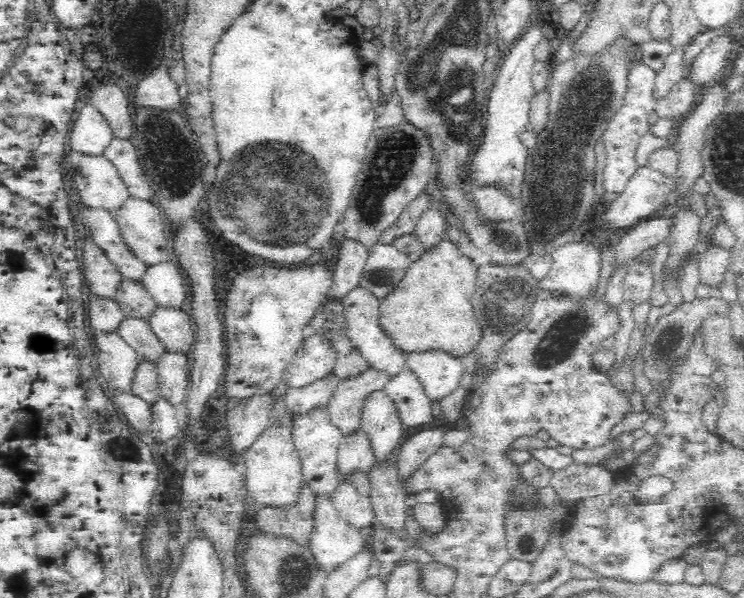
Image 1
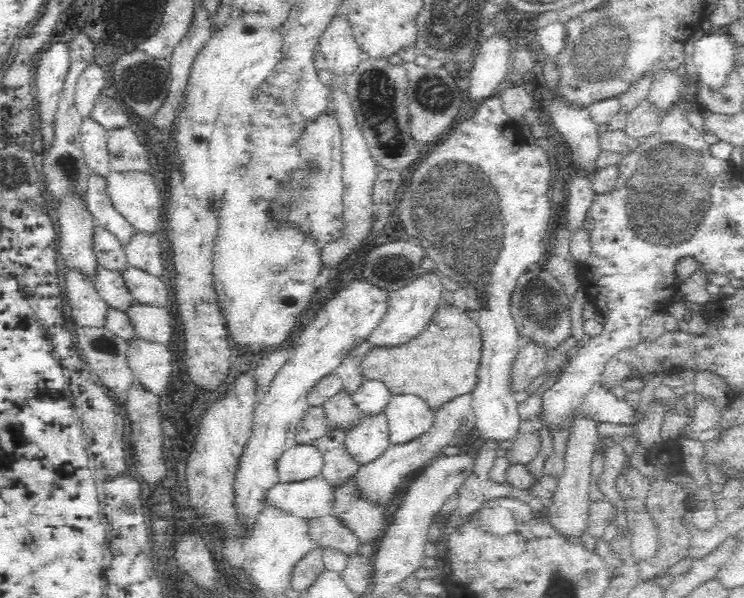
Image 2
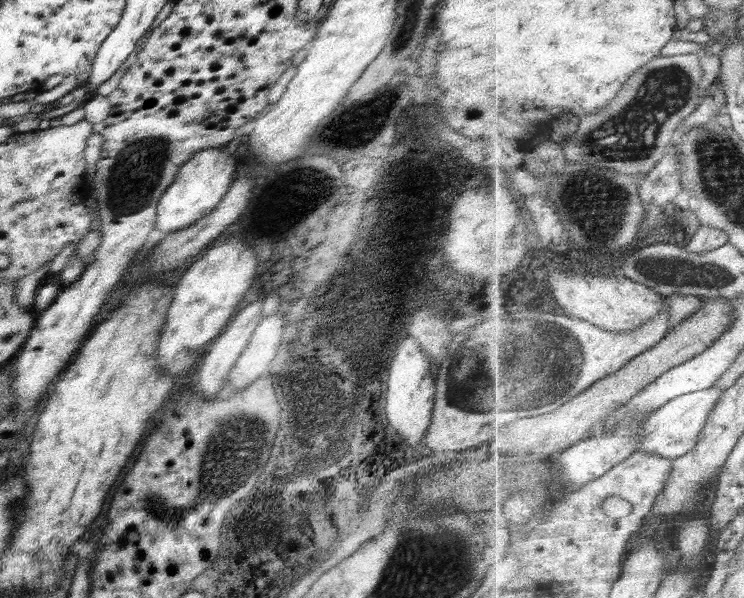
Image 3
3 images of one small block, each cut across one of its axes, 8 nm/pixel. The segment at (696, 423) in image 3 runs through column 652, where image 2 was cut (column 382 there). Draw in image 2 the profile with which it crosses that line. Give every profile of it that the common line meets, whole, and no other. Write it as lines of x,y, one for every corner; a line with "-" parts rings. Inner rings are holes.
384,413
373,417
364,415
355,427
345,434
344,446
355,463
364,465
382,456
391,445
388,436

